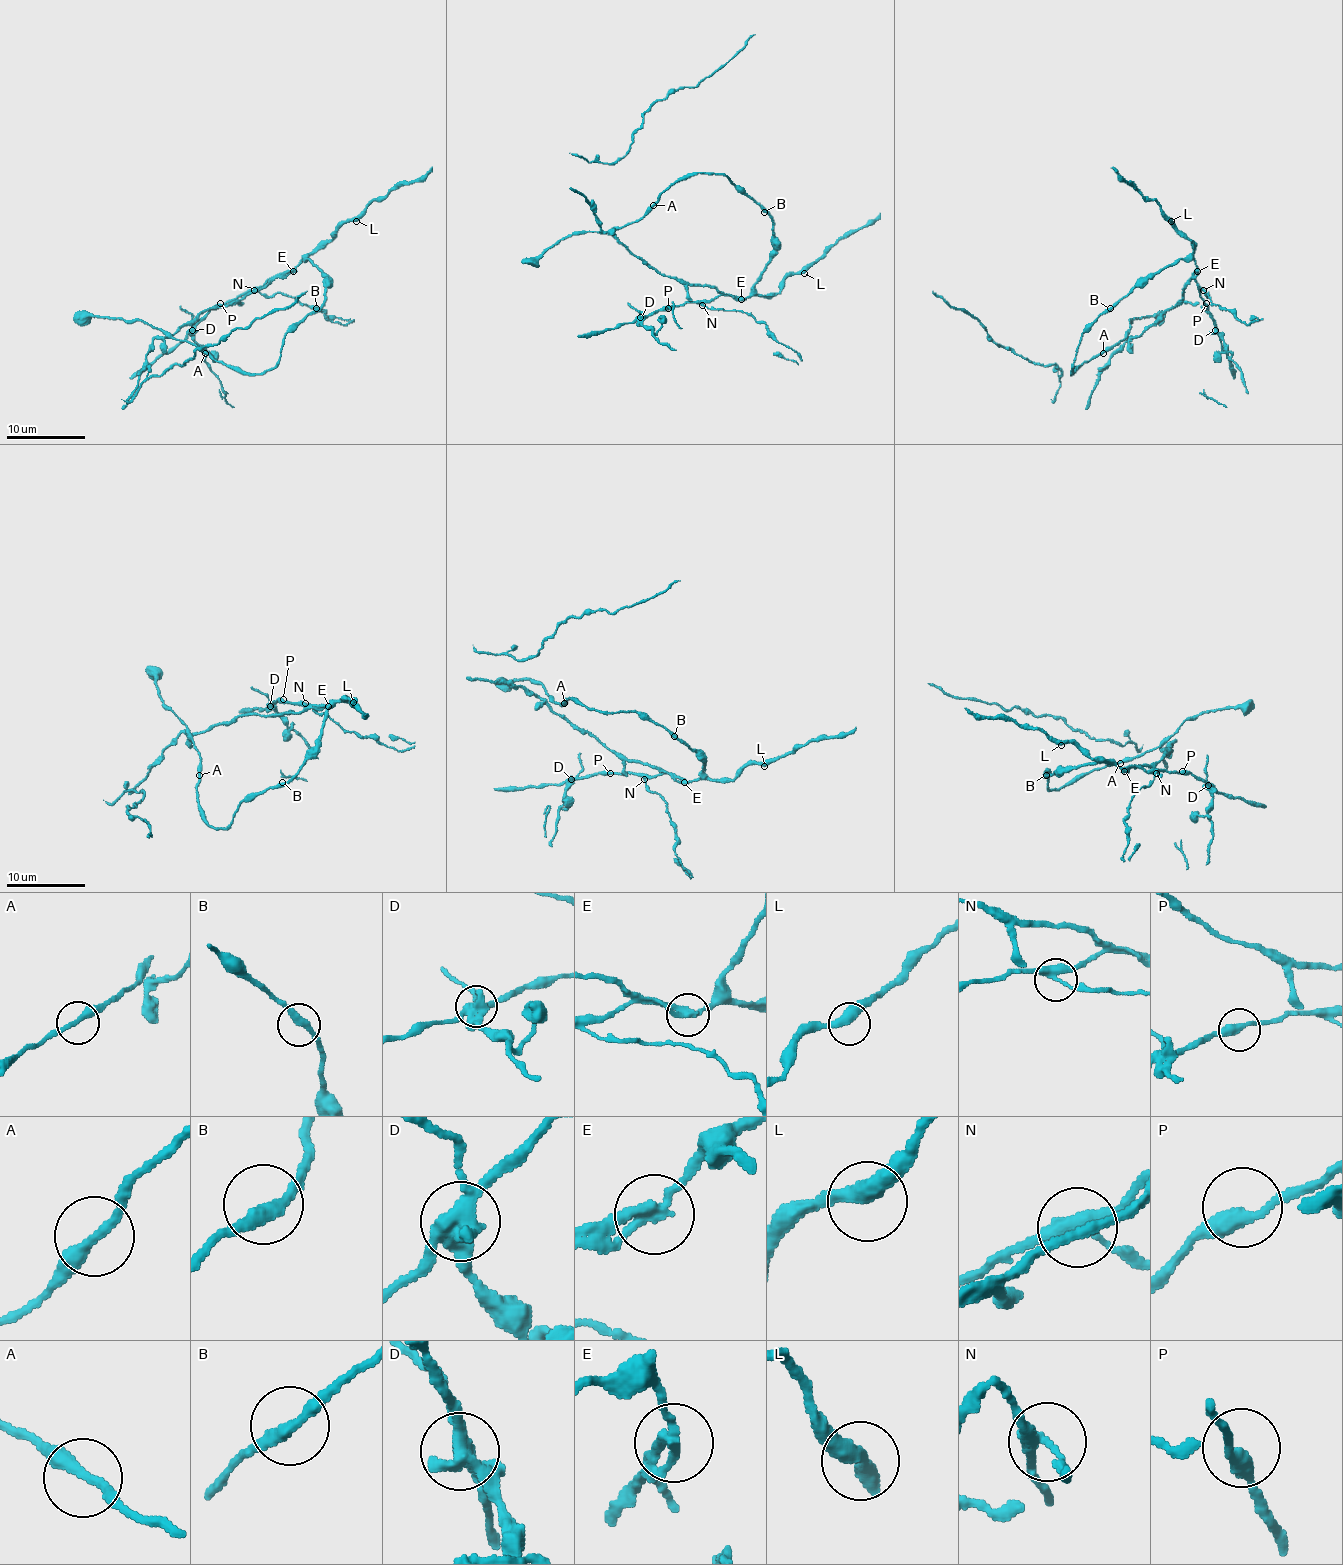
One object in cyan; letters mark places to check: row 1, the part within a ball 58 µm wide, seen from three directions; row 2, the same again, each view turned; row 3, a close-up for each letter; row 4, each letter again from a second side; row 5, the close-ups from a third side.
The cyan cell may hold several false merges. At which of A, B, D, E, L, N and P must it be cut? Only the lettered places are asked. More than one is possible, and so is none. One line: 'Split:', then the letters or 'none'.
Split: D, E, N

